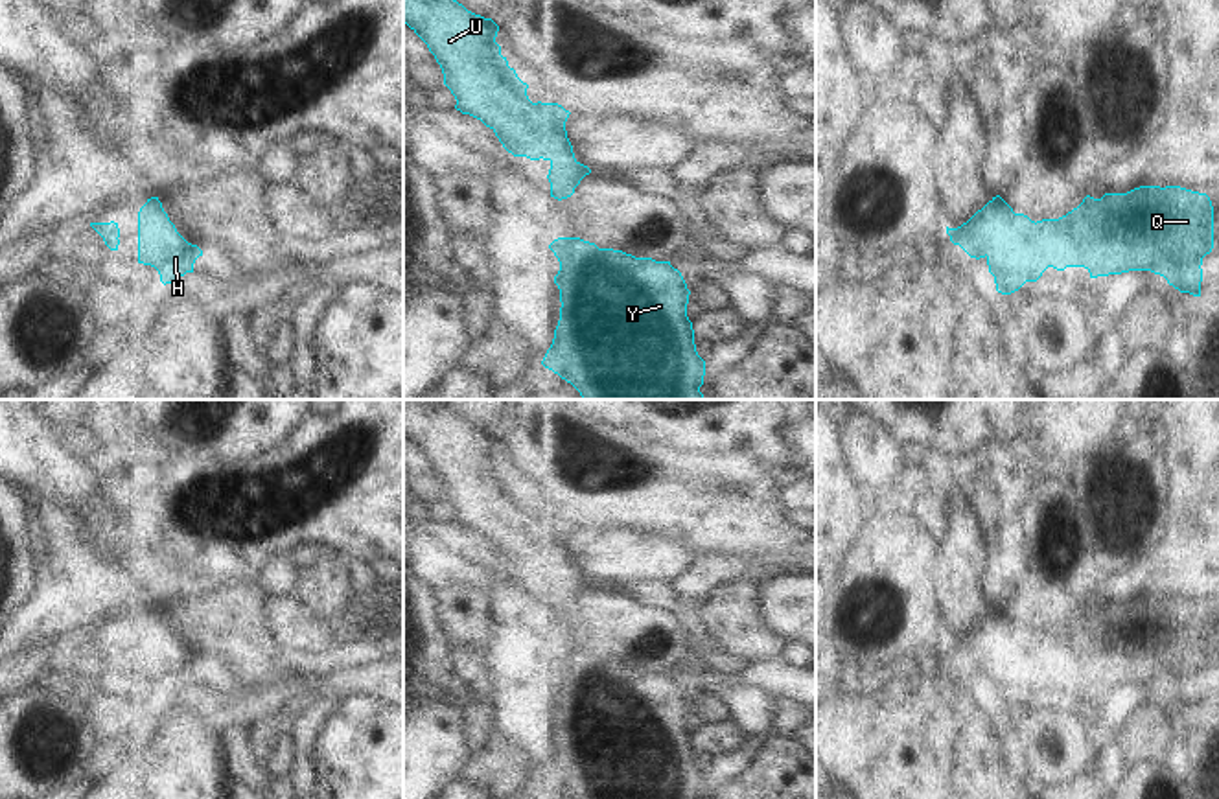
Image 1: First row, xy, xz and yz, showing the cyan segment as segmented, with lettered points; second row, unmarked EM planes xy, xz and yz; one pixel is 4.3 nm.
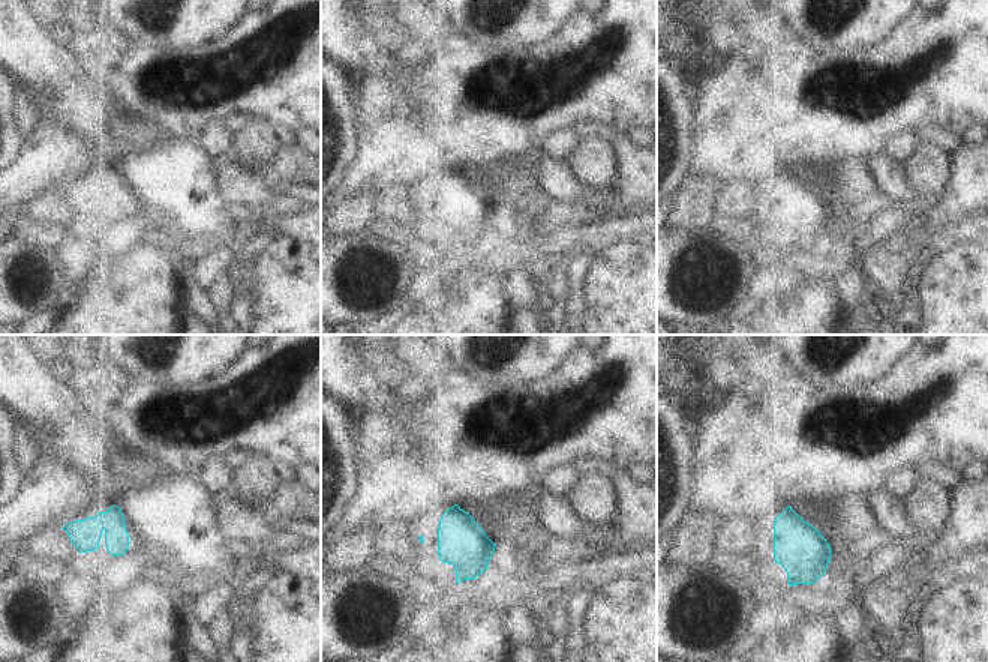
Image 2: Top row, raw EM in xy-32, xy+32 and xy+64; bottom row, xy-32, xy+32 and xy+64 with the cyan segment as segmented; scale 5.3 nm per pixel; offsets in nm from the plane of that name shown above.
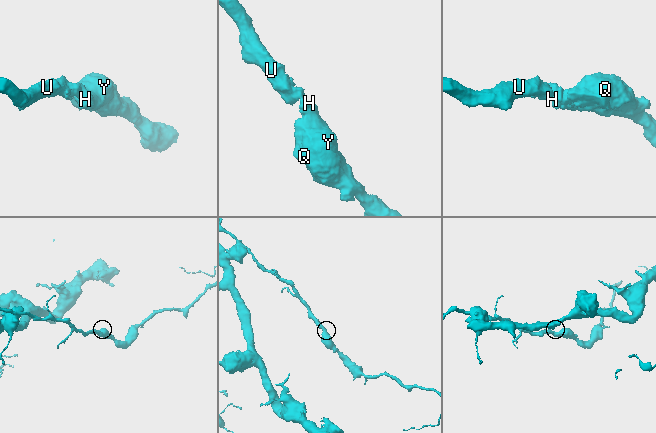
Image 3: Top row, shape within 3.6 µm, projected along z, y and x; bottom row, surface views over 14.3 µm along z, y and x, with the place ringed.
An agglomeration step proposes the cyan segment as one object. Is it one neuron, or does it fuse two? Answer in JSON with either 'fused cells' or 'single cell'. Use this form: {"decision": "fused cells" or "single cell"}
{"decision": "single cell"}

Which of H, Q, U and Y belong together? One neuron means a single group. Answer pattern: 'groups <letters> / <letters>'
groups H Q U Y

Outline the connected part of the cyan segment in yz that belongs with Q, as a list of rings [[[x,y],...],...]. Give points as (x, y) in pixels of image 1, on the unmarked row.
[[[1140,598],[1101,611],[1086,608],[1066,628],[1035,635],[996,608],[946,646],[970,670],[987,672],[1002,707],[1037,694],[1048,679],[1085,679],[1090,690],[1151,683],[1180,705],[1201,709],[1213,619],[1206,606],[1180,598]]]

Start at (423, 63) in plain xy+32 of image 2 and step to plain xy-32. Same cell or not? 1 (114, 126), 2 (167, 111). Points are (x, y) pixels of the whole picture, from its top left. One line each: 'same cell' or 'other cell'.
1: other cell
2: same cell

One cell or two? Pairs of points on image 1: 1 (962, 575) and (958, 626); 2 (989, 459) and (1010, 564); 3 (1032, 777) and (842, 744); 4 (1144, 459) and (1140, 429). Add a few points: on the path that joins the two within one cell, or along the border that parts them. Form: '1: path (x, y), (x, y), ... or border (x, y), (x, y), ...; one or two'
1: path (960, 588), (960, 613); one
2: path (997, 485), (1004, 538); one
3: border (1013, 753), (1013, 763), (1024, 779); two
4: path (1140, 451), (1140, 437); one

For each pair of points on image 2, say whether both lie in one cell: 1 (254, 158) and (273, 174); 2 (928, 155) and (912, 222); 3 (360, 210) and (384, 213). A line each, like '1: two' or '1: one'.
1: two
2: two
3: two

